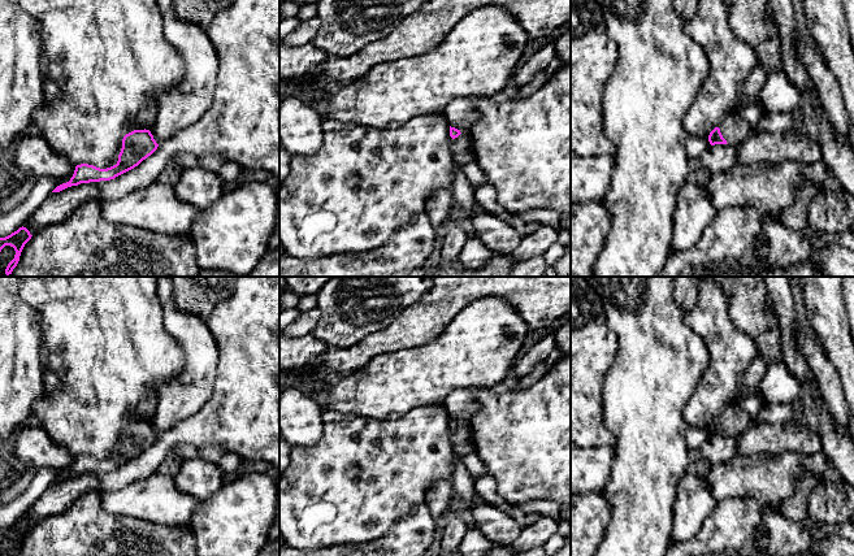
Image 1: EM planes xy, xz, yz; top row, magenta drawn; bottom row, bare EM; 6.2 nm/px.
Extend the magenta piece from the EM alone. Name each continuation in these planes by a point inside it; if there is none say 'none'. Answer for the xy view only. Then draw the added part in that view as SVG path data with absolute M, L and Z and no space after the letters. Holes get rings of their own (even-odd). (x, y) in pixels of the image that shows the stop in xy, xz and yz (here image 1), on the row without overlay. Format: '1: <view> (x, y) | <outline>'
none

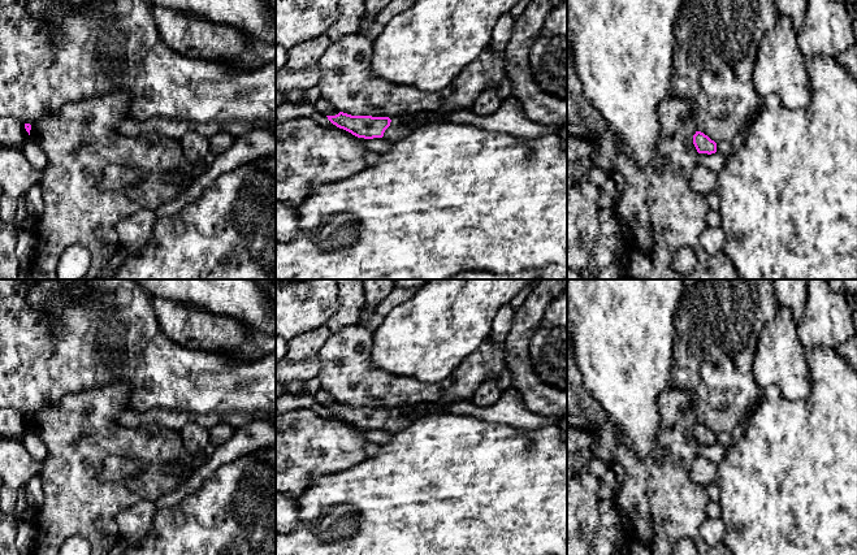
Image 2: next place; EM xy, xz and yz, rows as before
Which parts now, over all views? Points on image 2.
1: xz (397, 421) | M429 403L427 409L421 415L407 416L404 407L391 408L390 417L385 421L384 429L390 433L397 433L410 426L415 420L423 416L441 415L446 412L445 403Z

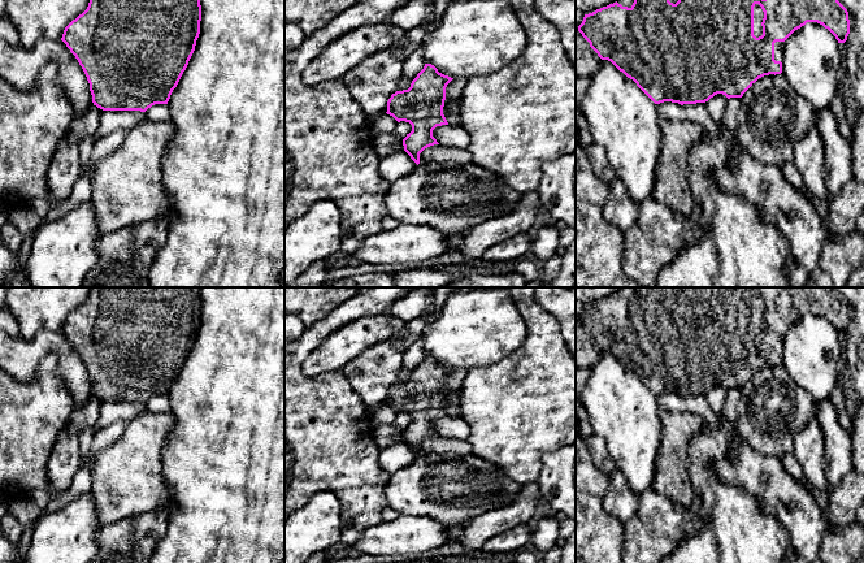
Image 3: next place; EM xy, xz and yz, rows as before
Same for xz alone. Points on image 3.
none

